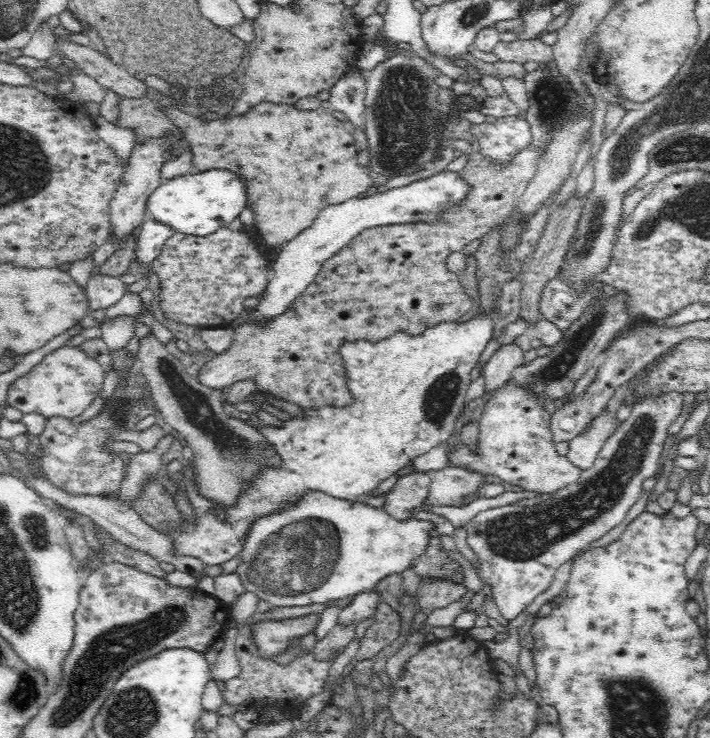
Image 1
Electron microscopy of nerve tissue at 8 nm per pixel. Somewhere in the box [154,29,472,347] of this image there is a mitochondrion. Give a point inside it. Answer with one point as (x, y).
(398, 125)

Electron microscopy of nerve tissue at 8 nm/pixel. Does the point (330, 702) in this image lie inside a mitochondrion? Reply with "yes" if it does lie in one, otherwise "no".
no

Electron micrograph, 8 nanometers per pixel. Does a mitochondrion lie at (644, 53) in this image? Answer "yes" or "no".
no

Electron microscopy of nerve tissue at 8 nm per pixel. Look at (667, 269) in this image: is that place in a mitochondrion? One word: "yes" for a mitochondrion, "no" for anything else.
no

